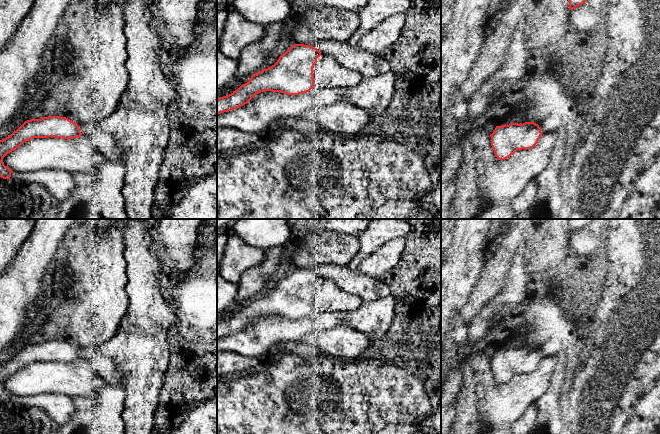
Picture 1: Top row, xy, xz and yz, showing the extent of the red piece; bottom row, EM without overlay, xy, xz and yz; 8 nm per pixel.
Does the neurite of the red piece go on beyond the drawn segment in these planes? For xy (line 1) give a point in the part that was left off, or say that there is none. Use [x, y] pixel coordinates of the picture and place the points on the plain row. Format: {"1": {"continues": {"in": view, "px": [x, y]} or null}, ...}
{"1": {"continues": null}}

